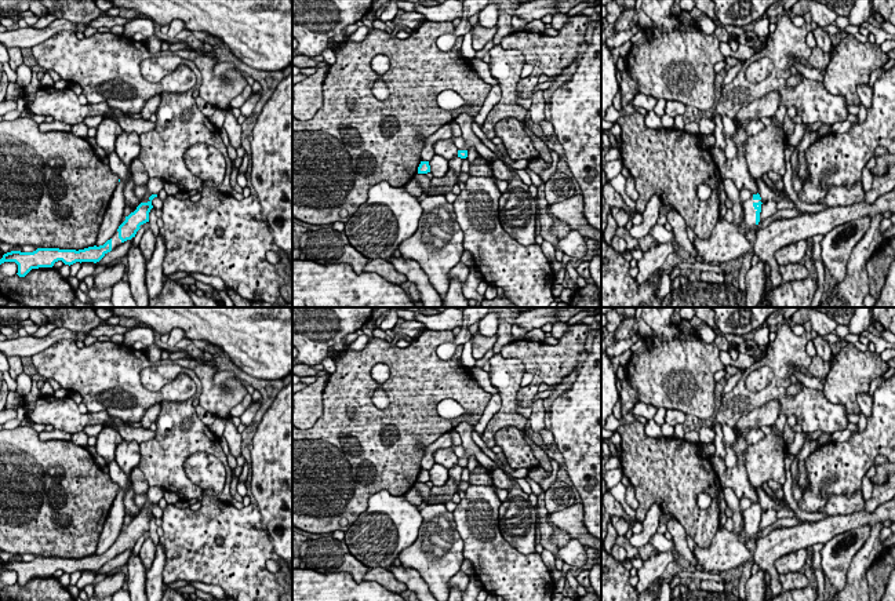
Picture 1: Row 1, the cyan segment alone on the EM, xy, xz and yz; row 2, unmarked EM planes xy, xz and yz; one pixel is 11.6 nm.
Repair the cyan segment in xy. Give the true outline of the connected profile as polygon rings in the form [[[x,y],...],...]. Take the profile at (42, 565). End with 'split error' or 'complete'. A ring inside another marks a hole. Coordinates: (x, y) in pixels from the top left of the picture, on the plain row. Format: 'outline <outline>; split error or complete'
outline [[[152,503],[148,509],[141,510],[134,521],[123,525],[116,542],[103,554],[94,554],[84,558],[59,558],[59,557],[37,557],[33,561],[11,560],[3,564],[0,573],[4,571],[15,571],[18,573],[18,584],[25,586],[32,578],[52,576],[55,571],[62,569],[65,573],[76,571],[99,571],[108,561],[127,549],[132,549],[139,538],[149,531],[149,521],[153,517],[152,509],[157,503]]]; split error

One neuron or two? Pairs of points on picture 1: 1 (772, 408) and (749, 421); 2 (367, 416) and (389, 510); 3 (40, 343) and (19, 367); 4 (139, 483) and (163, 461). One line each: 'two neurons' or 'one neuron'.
1: one neuron
2: two neurons
3: two neurons
4: two neurons

